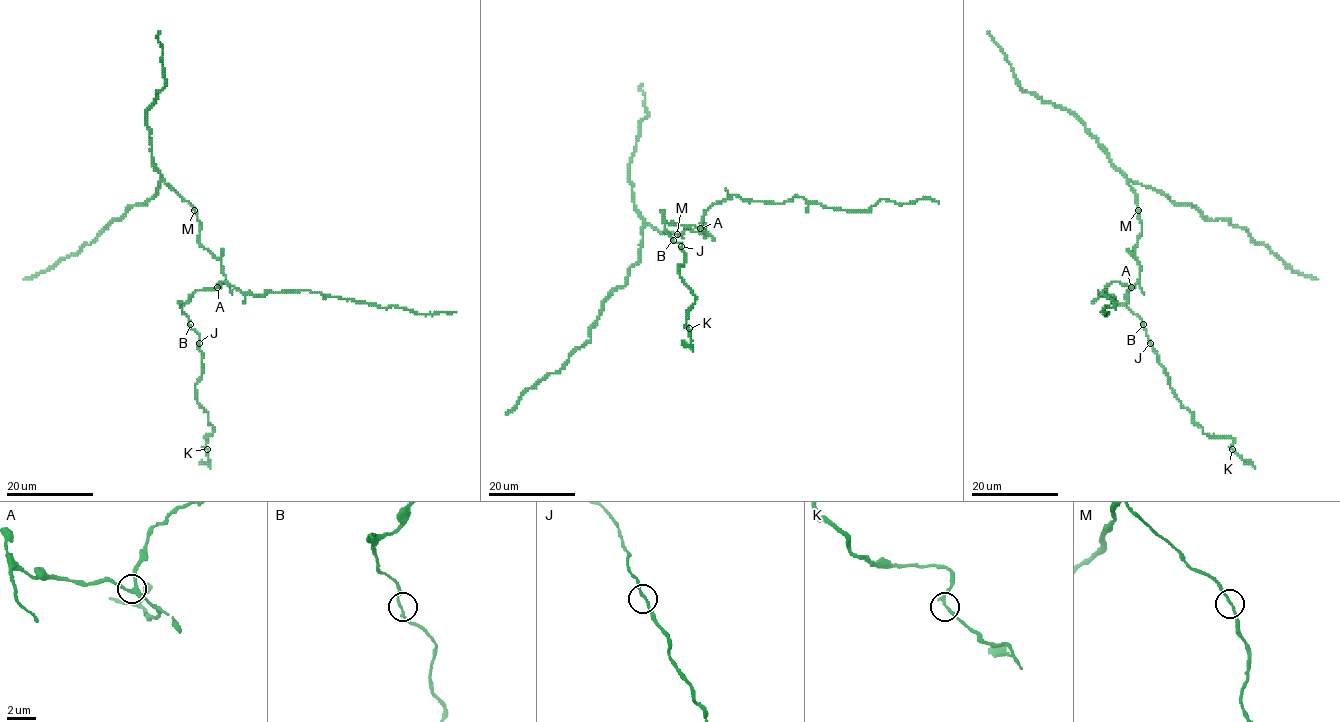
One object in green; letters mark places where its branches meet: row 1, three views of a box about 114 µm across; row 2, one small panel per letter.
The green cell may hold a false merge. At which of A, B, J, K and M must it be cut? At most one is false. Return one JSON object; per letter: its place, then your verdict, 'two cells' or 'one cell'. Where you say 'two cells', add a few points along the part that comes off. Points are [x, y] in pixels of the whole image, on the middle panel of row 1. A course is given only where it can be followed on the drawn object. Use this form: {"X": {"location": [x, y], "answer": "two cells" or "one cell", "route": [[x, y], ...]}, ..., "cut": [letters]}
{"A": {"location": [700, 228], "answer": "one cell"}, "B": {"location": [673, 240], "answer": "one cell"}, "J": {"location": [681, 246], "answer": "one cell"}, "K": {"location": [689, 328], "answer": "one cell"}, "M": {"location": [677, 234], "answer": "one cell"}, "cut": []}

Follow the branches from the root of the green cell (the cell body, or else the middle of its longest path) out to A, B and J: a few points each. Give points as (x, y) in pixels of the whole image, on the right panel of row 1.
A: (1137, 241), (1132, 247), (1140, 274), (1131, 287)
B: (1137, 241), (1132, 247), (1140, 274), (1129, 289), (1126, 305), (1143, 324)
J: (1137, 241), (1132, 247), (1140, 274), (1129, 289), (1126, 305), (1140, 318), (1150, 343)

